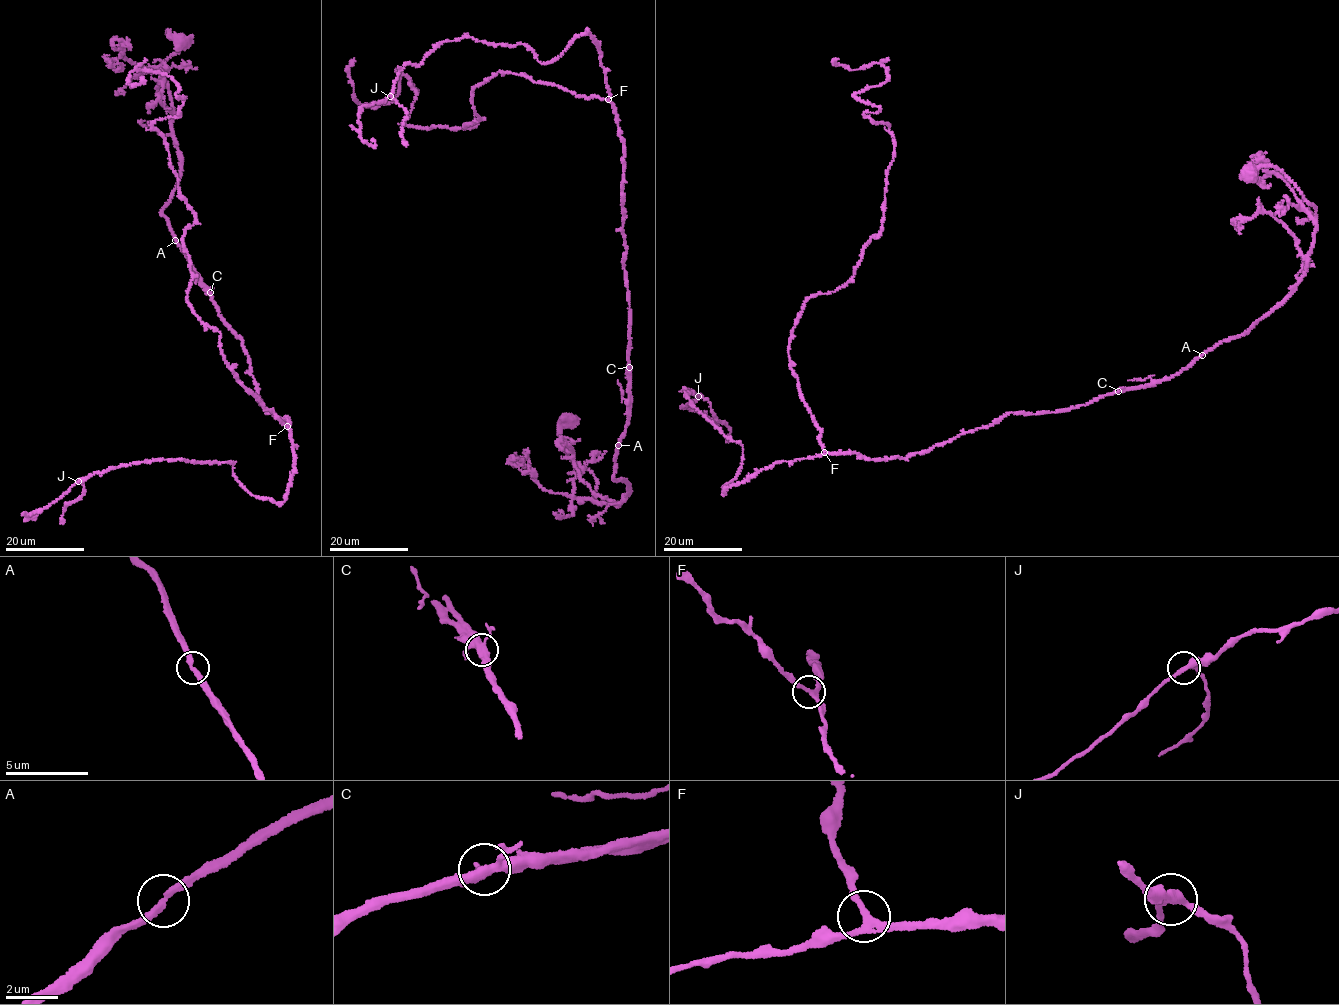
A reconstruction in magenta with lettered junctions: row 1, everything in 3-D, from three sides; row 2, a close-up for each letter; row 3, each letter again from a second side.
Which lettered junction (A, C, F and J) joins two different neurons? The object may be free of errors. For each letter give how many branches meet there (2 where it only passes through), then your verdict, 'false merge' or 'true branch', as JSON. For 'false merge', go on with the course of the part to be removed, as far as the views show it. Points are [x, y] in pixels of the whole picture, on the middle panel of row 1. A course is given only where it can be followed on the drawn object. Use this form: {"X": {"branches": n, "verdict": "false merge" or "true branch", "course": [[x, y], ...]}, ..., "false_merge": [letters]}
{"A": {"branches": 2, "verdict": "true branch"}, "C": {"branches": 4, "verdict": "false merge", "course": [[629, 367], [626, 401], [617, 380]]}, "F": {"branches": 3, "verdict": "true branch"}, "J": {"branches": 3, "verdict": "true branch"}, "false_merge": ["C"]}

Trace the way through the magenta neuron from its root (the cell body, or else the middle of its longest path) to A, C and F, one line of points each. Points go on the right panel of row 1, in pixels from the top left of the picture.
A: (1248, 175), (1275, 165), (1293, 183), (1316, 209), (1314, 245), (1305, 274), (1277, 307), (1202, 354)
C: (1248, 175), (1275, 165), (1316, 209), (1305, 274), (1254, 327), (1222, 341), (1173, 375), (1118, 391)
F: (1248, 175), (1275, 165), (1316, 217), (1305, 274), (1254, 327), (1163, 379), (1009, 413), (906, 457), (824, 452)

